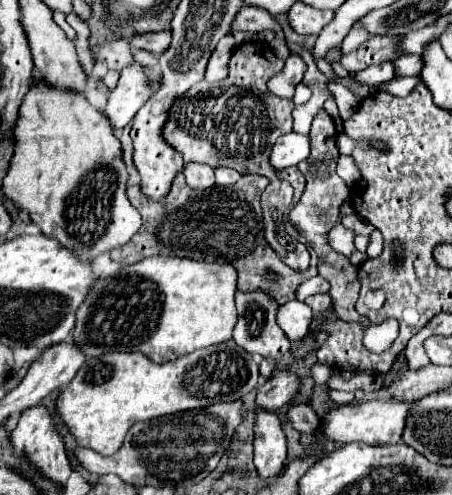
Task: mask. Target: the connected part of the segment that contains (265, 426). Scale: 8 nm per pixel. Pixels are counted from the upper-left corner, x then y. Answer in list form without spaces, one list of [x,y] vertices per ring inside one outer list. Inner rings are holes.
[[[256,410],[254,468],[260,478],[274,478],[282,472],[286,460],[286,434],[278,416],[268,410]]]

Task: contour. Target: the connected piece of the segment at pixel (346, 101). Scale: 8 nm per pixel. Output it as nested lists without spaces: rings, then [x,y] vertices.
[[[336,82],[328,84],[329,90],[334,94],[335,101],[343,121],[349,119],[357,110],[359,102],[353,93]]]

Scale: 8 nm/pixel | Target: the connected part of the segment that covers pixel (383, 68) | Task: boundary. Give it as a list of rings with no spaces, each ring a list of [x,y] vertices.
[[[384,62],[384,64],[376,64],[376,66],[368,66],[368,68],[355,74],[358,82],[374,85],[380,82],[386,82],[392,78],[392,64]]]

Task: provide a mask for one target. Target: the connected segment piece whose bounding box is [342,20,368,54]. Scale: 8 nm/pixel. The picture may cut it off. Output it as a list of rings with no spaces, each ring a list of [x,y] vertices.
[[[358,20],[358,24],[354,24],[352,30],[350,30],[350,34],[344,38],[344,42],[342,42],[342,52],[346,54],[346,52],[356,50],[362,42],[366,42],[366,38],[368,38],[368,32],[364,30],[364,24]]]

